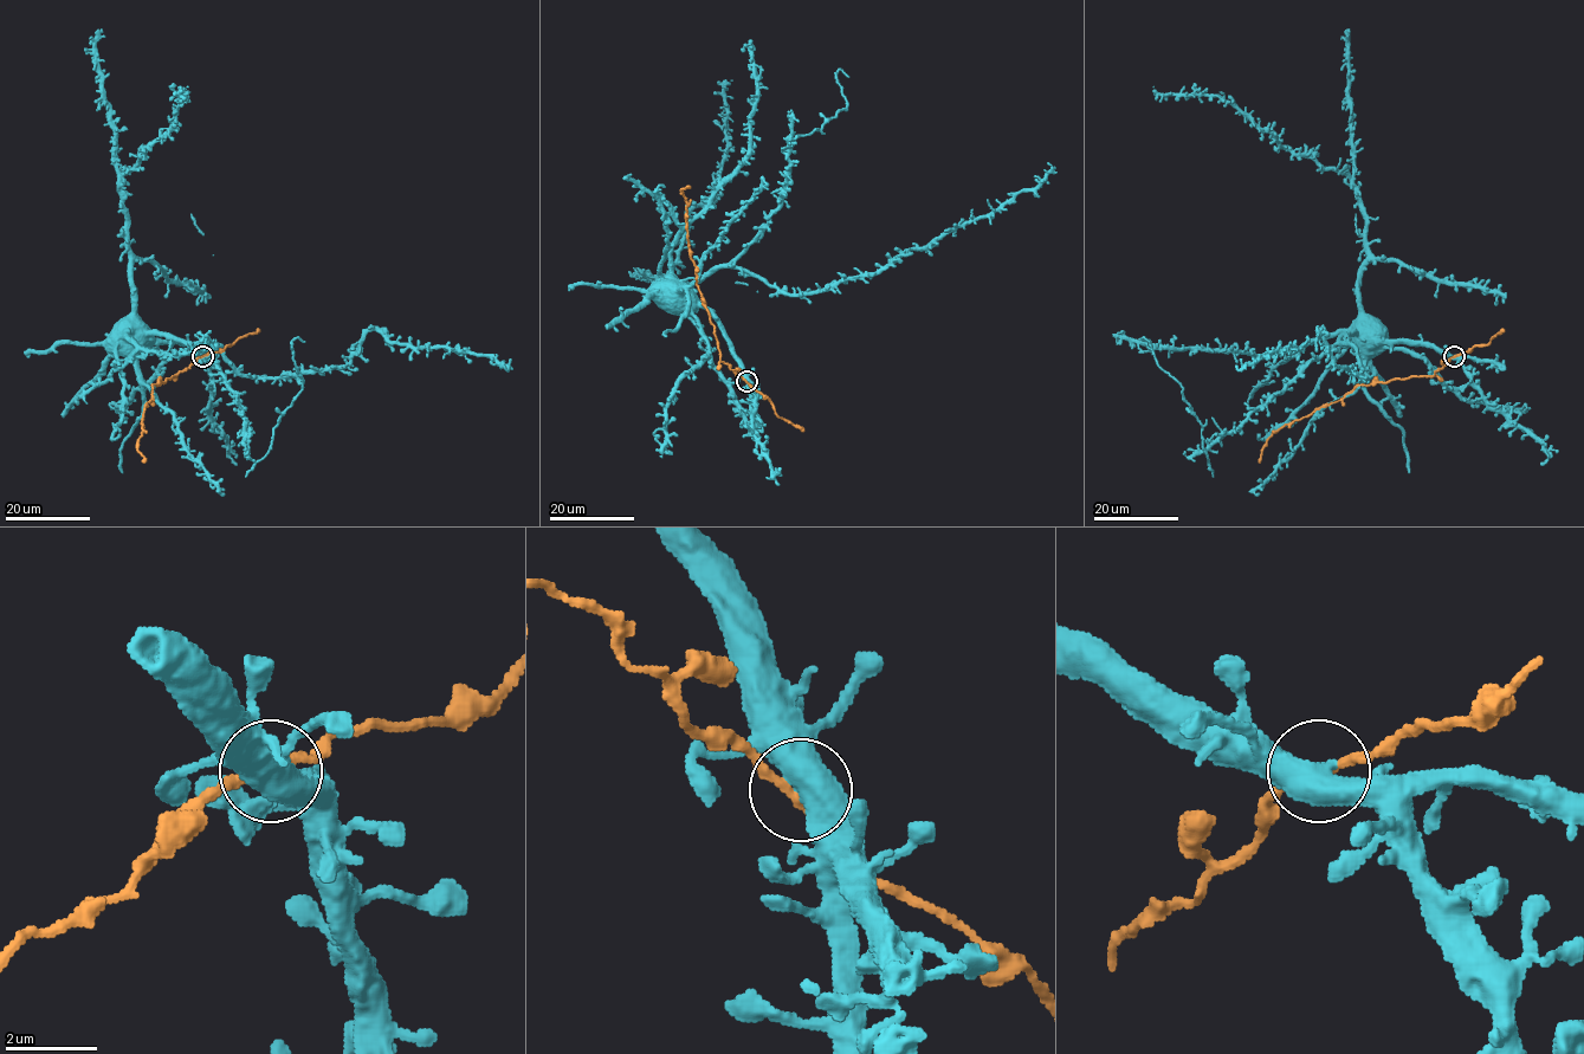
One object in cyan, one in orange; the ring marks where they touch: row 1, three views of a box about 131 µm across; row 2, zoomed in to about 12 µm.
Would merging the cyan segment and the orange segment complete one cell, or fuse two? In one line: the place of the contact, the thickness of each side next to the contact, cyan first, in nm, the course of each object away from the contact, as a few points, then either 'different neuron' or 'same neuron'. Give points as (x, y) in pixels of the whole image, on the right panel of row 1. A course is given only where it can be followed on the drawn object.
(1454, 356) | 600/180 nm | cyan via (1453, 356), (1345, 335), (1368, 376), (1357, 376), (1333, 361), (1321, 329), (1236, 366) | orange via (1454, 356), (1431, 376), (1357, 386), (1342, 399), (1274, 432), (1259, 463) | different neuron

